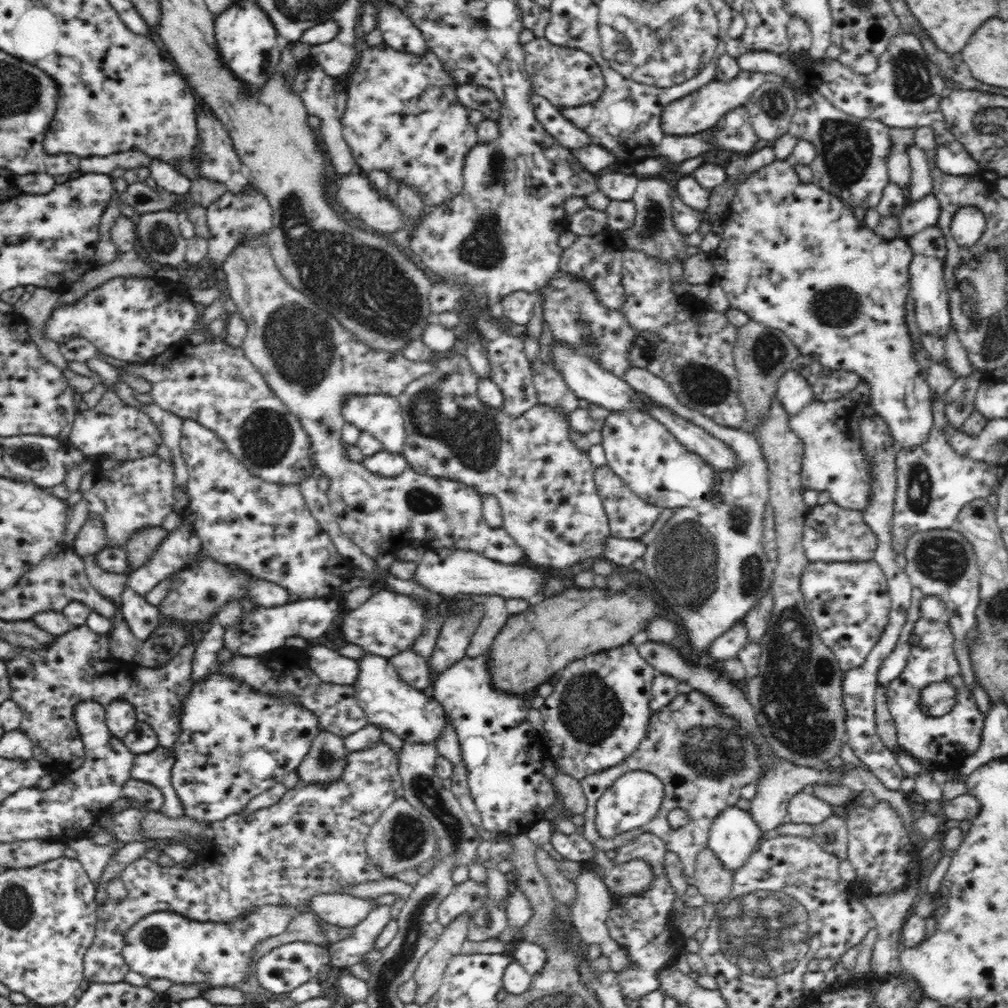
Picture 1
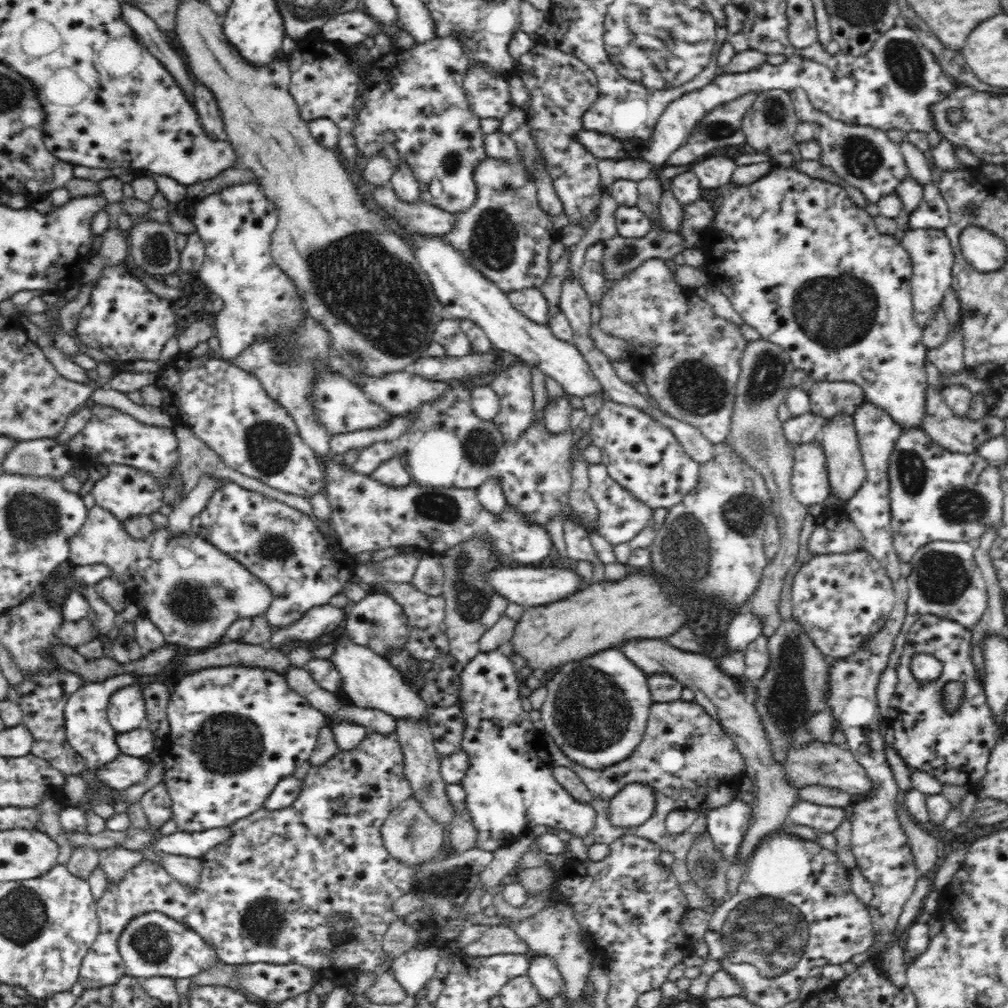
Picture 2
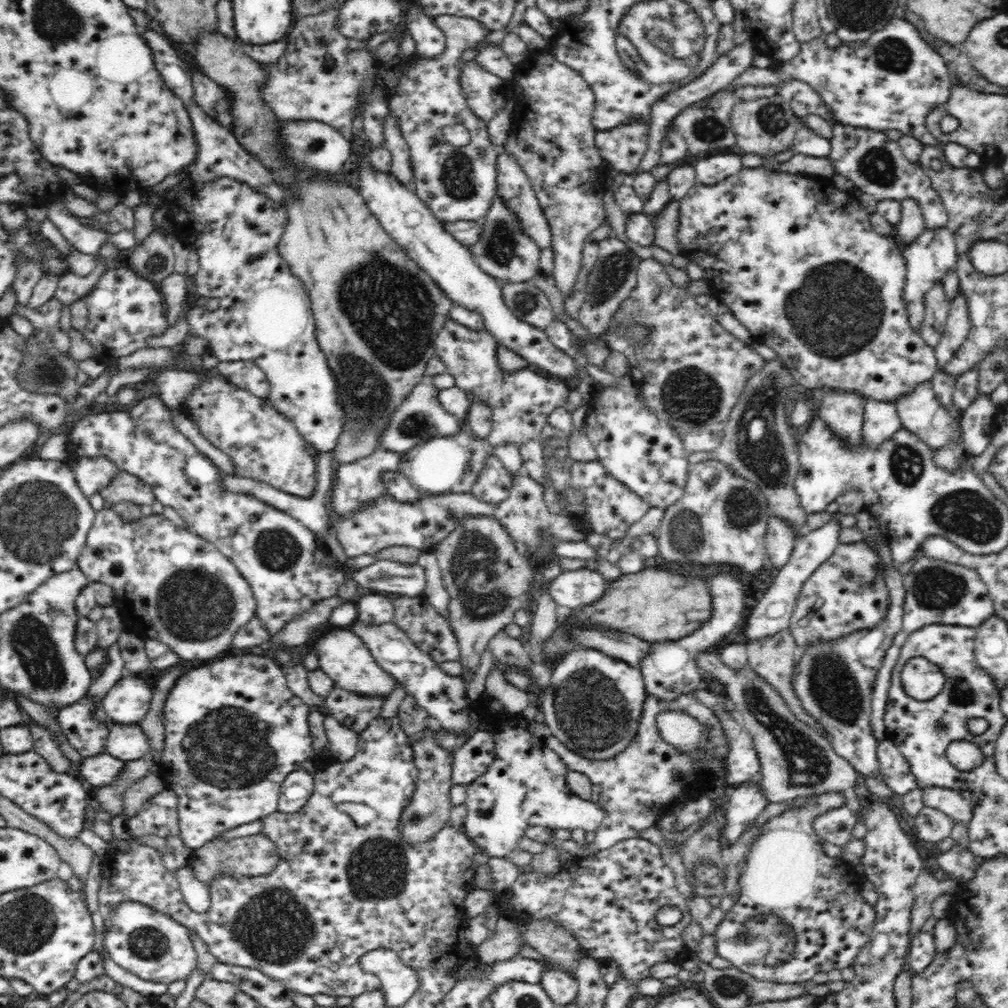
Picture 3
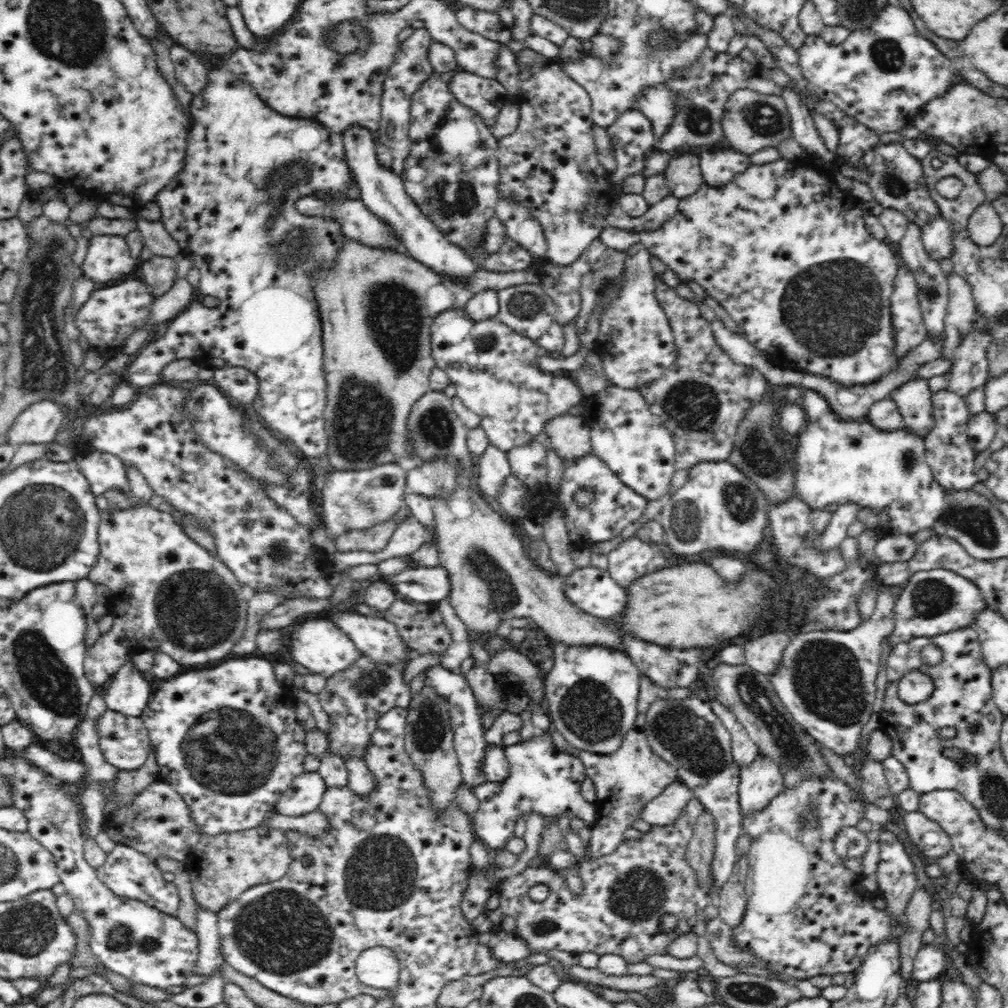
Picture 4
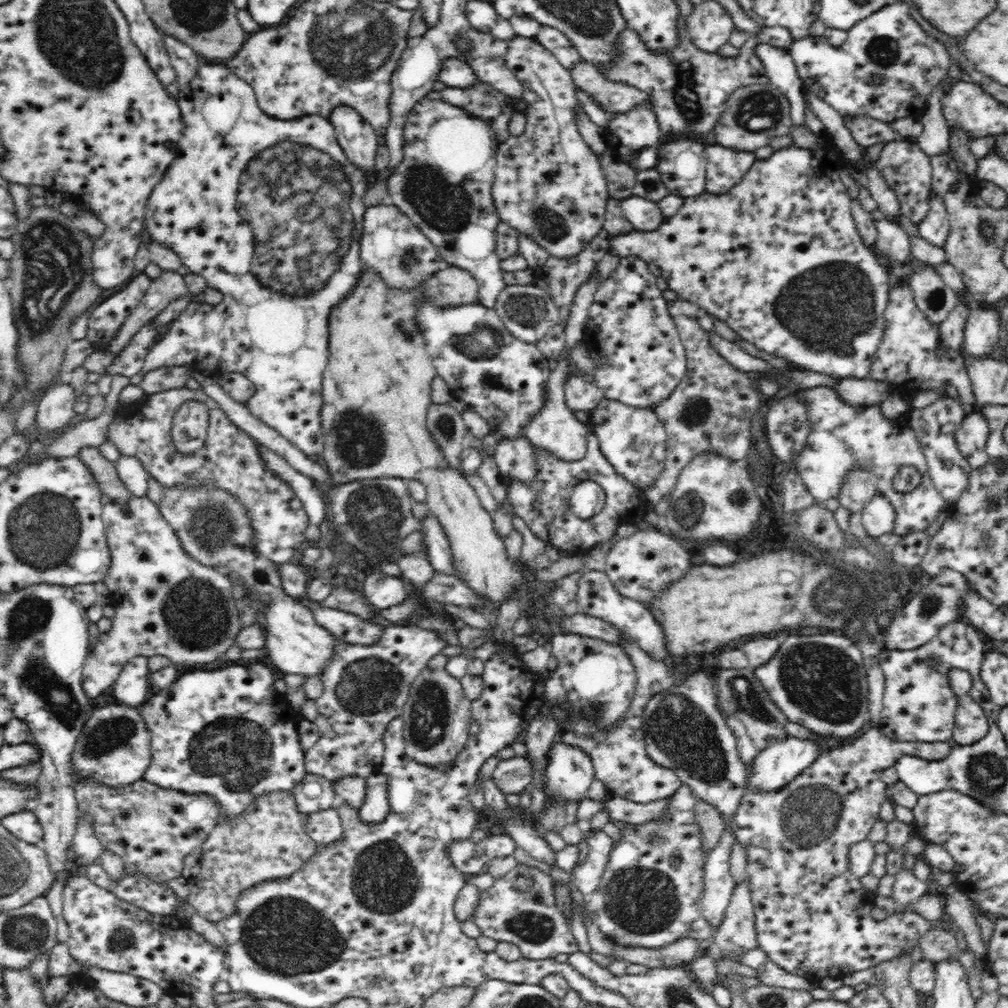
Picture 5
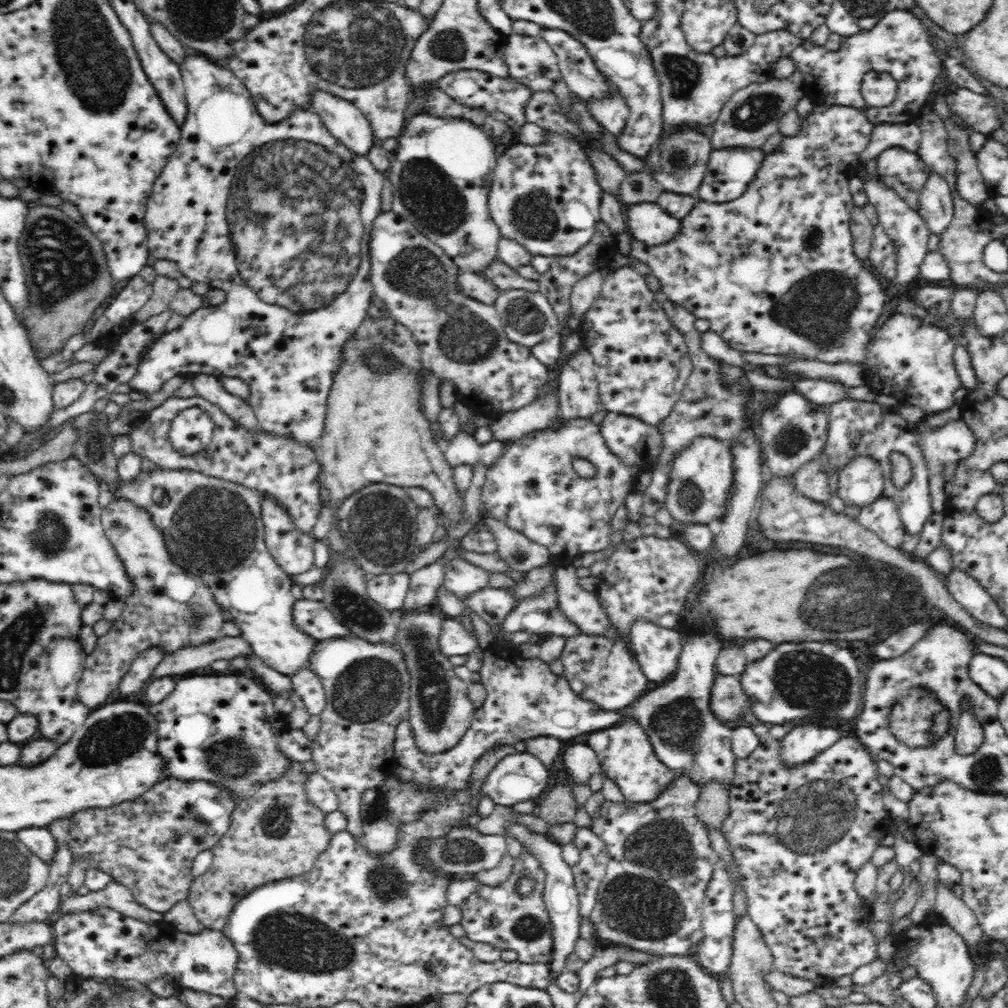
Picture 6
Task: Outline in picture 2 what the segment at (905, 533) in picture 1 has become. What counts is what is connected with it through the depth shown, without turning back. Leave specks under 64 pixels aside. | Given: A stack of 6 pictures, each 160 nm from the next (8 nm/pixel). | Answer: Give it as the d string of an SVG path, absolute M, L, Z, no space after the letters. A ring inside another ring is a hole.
M921 429L918 430L902 430L900 438L896 440L896 448L890 456L888 461L888 478L890 486L890 510L891 510L891 525L893 531L893 545L896 549L898 558L901 562L911 562L912 556L915 552L928 544L928 542L934 542L938 540L944 540L948 542L968 542L971 544L977 544L980 538L984 536L984 532L990 528L990 526L1002 525L1002 504L1004 502L1004 492L1001 488L1001 476L999 470L995 467L995 464L986 461L980 457L977 453L952 453L941 448L939 444L936 444L932 438L928 437Z

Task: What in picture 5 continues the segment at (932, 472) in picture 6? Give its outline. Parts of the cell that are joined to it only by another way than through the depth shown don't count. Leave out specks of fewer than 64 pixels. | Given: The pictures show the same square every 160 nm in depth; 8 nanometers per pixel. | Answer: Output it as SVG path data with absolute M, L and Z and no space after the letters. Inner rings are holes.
M970 413L956 430L954 440L960 453L966 457L974 469L984 466L989 461L986 453L986 443L990 434L990 427L986 419L978 413Z

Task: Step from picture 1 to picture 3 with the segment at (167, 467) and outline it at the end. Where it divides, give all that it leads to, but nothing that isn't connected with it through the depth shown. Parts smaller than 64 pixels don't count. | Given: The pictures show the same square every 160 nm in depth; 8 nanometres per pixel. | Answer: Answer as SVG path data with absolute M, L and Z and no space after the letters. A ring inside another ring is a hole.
M121 469L116 475L117 478L100 492L106 506L119 502L134 503L136 506L151 505L156 499L152 487L140 478Z

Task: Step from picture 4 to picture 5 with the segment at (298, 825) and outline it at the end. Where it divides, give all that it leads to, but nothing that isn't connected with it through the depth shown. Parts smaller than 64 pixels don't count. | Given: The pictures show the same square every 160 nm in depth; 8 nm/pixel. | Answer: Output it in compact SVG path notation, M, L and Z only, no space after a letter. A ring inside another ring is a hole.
M336 808L308 814L306 833L316 844L324 846L342 838L341 820Z

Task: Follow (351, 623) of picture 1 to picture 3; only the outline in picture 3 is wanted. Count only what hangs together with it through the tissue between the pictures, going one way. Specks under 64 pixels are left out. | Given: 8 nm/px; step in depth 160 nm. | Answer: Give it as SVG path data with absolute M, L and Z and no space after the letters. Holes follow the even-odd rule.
M378 592L362 596L358 602L358 621L366 625L382 625L387 622L393 622L394 605L387 594Z

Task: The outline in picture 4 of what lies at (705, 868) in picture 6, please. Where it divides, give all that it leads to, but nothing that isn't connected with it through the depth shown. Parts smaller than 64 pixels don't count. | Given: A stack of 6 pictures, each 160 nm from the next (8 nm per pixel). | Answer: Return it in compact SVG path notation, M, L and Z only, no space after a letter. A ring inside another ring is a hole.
M691 798L686 805L687 810L672 825L653 826L638 840L626 839L612 854L580 863L579 878L583 882L583 891L577 896L568 888L563 872L548 867L526 867L520 874L496 882L485 914L491 919L492 928L494 931L504 931L519 937L526 943L531 954L540 954L540 950L556 949L577 956L585 952L593 952L599 956L617 954L628 964L643 962L647 956L667 954L672 940L690 933L696 924L698 912L704 911L708 904L708 893L698 885L696 871L685 857L697 817L704 808L696 798ZM536 884L546 884L549 888L550 896L544 902L533 902L530 899L528 890ZM664 914L678 918L678 928L663 932L661 918Z

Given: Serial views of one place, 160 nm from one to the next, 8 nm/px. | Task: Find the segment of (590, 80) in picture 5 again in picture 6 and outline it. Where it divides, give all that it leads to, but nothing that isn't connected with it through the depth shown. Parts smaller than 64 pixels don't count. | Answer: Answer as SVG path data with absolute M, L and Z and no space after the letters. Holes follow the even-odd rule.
M618 91L610 94L610 96L604 96L604 98L594 98L590 102L586 101L585 104L591 115L607 134L615 138L624 130L628 108L625 98Z

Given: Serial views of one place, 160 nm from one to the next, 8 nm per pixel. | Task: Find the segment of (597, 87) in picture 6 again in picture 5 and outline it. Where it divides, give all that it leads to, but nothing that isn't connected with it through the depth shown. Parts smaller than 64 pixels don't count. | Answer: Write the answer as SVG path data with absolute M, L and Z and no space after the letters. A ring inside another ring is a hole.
M540 26L536 39L544 45L569 72L574 64L581 58L577 48L570 39L556 28Z

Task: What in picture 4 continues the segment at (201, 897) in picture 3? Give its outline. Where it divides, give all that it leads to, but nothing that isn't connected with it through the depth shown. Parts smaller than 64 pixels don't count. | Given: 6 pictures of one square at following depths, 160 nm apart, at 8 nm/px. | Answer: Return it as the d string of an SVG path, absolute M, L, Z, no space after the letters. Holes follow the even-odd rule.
M197 904L197 928L195 934L199 939L200 955L195 965L196 975L210 975L222 964L222 954L219 951L221 941L218 939L217 914L202 909Z

